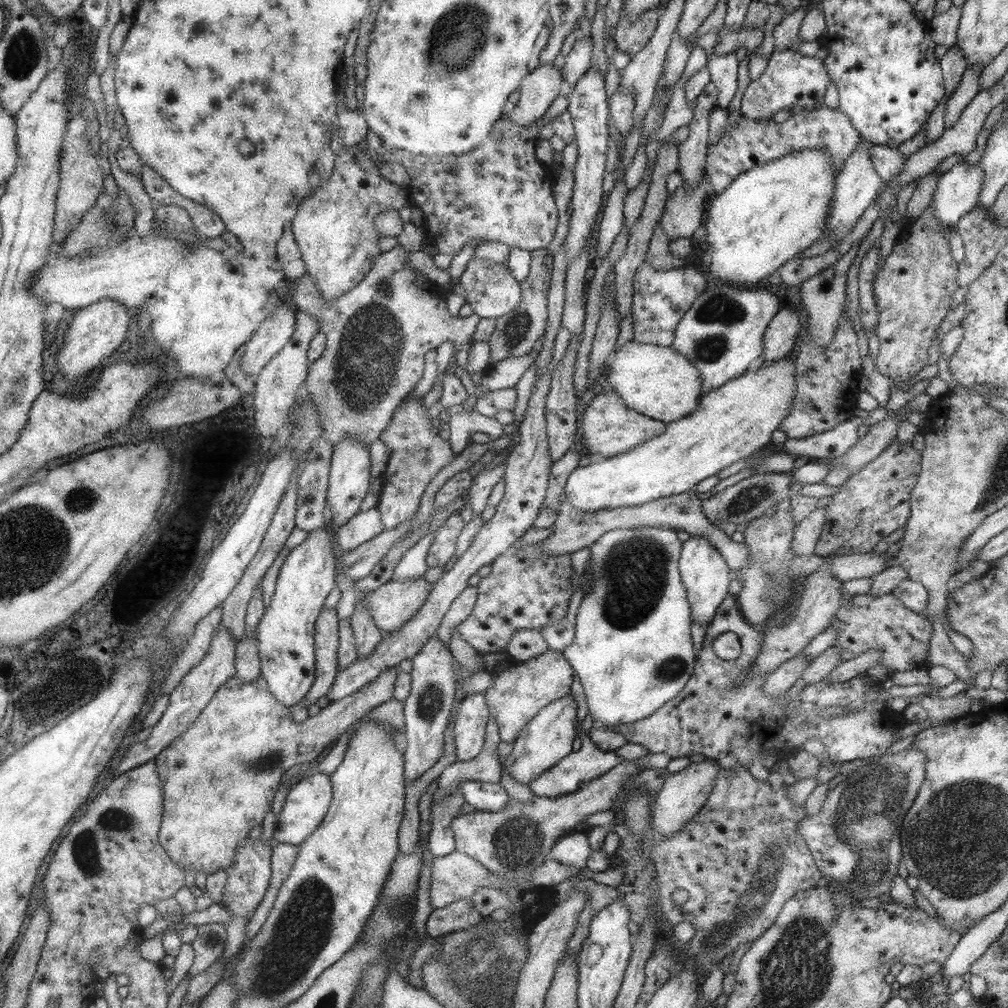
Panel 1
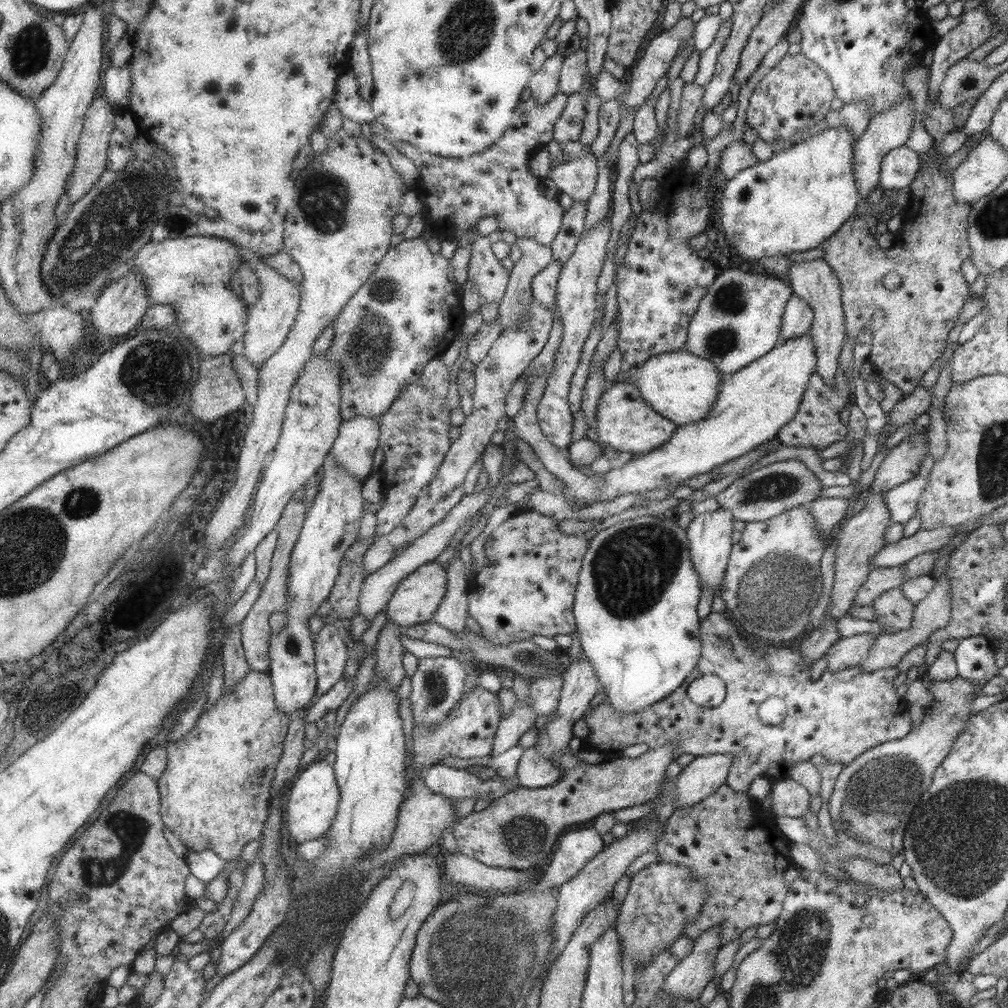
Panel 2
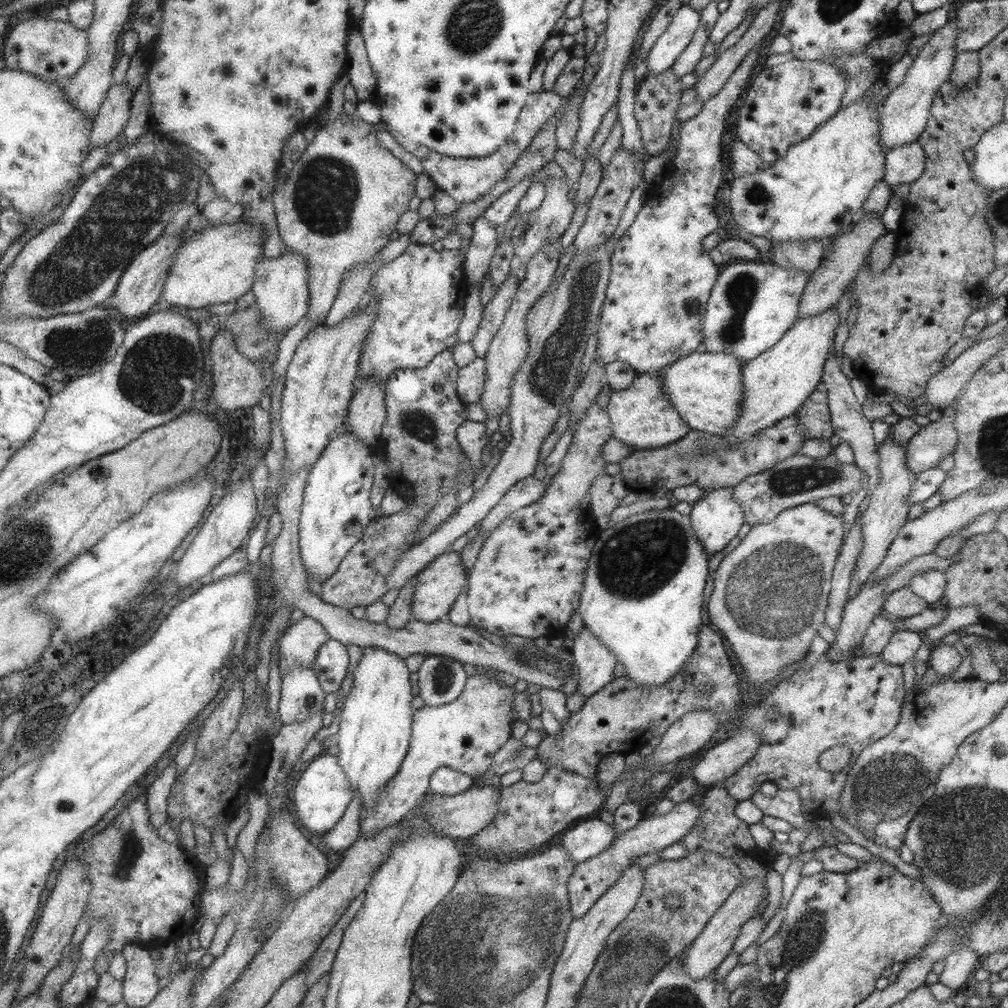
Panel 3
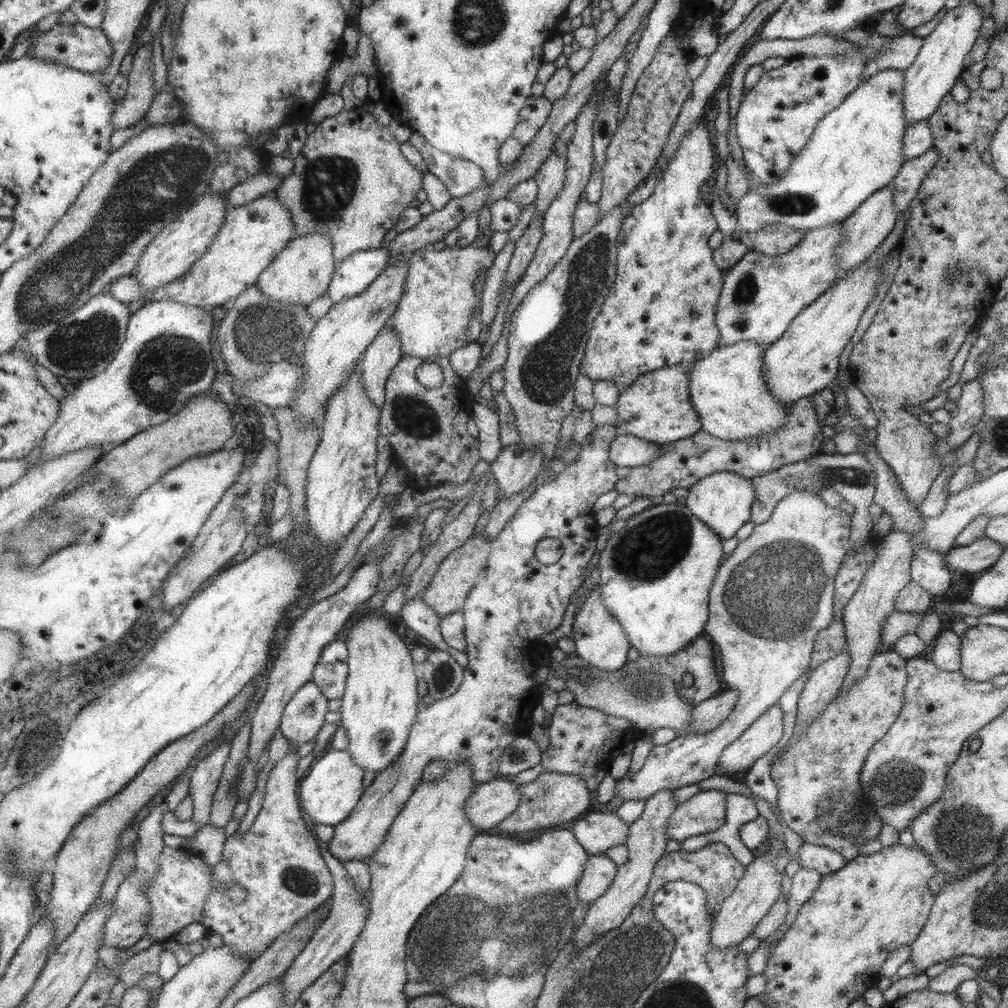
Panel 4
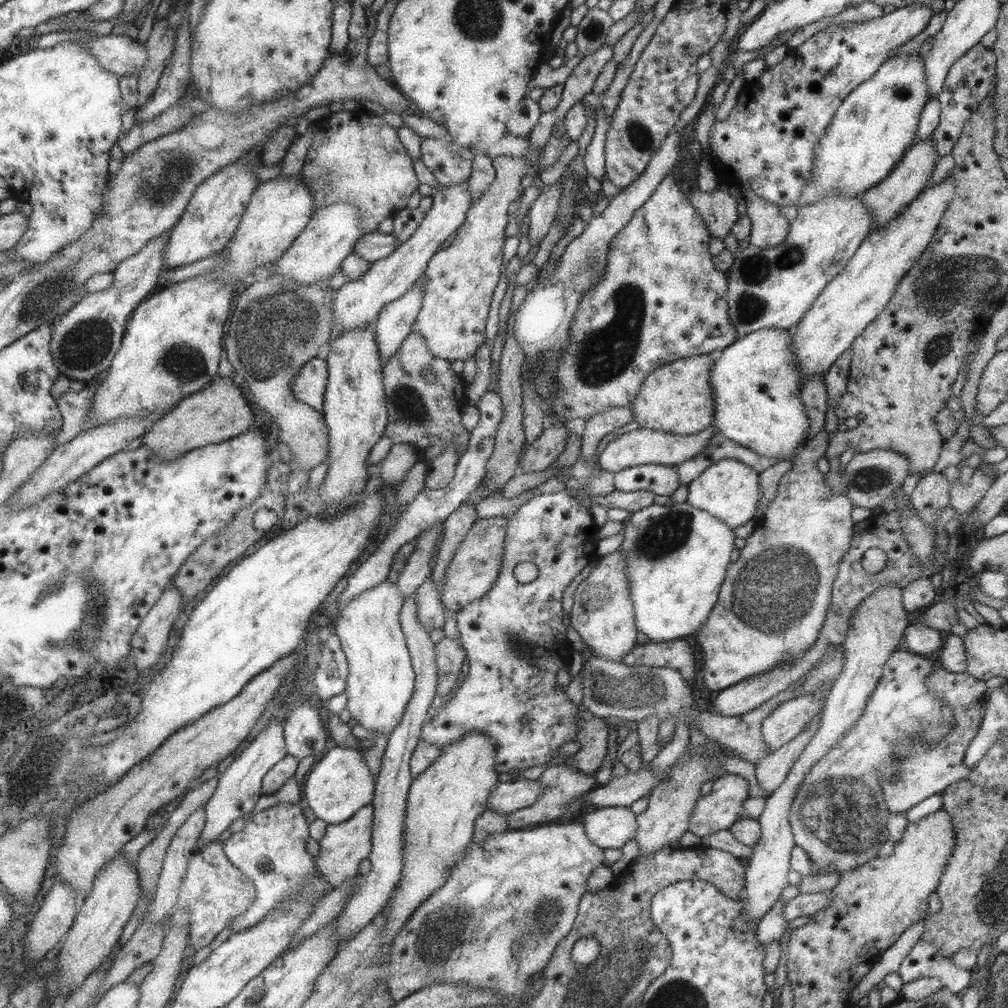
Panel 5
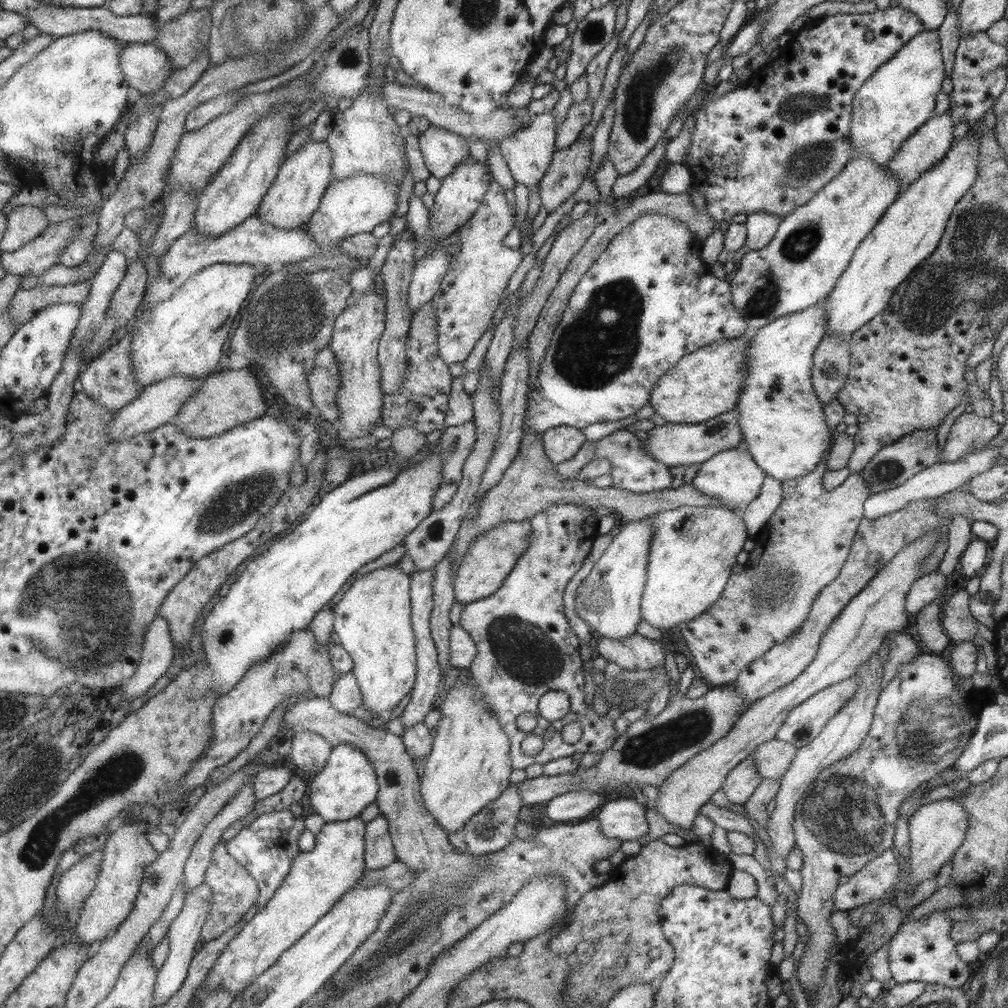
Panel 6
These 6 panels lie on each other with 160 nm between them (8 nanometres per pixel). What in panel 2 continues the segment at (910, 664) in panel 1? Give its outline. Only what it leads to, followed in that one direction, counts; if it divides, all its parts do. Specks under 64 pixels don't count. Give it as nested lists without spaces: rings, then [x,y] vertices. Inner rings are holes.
[[[899,588],[887,590],[871,605],[875,616],[873,622],[878,622],[885,634],[907,630],[912,620],[913,606],[913,602],[907,601]]]

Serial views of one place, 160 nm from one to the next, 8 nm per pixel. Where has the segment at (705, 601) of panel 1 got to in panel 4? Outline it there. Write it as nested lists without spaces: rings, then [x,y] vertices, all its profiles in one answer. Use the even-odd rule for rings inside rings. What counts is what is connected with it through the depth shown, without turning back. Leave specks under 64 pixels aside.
[[[720,470],[700,478],[687,489],[684,505],[704,525],[714,530],[720,539],[735,536],[735,532],[750,520],[750,508],[754,499],[753,485],[750,479],[731,471]]]

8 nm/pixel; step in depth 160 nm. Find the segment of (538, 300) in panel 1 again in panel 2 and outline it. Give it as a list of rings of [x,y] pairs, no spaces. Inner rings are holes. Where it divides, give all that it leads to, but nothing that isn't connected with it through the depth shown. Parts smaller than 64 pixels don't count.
[[[516,238],[514,243],[521,251],[521,256],[508,272],[505,292],[497,305],[502,330],[522,323],[524,310],[533,297],[531,277],[553,259],[551,247],[539,244],[533,238]]]

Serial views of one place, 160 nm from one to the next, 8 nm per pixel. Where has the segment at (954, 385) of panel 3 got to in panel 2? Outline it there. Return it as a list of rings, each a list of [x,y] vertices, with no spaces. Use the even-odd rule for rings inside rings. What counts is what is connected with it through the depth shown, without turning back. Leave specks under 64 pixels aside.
[[[917,384],[913,392],[903,396],[895,403],[887,415],[887,423],[891,422],[893,424],[890,434],[903,424],[913,423],[917,416],[926,412],[930,404],[931,388],[925,389],[923,386]]]

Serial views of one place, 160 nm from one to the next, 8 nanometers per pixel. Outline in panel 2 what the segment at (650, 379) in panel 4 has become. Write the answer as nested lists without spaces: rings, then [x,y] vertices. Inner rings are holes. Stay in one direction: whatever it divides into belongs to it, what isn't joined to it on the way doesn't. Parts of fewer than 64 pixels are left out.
[[[616,382],[608,386],[599,399],[595,430],[601,446],[611,446],[619,452],[641,455],[665,444],[678,426],[650,408],[632,383]]]

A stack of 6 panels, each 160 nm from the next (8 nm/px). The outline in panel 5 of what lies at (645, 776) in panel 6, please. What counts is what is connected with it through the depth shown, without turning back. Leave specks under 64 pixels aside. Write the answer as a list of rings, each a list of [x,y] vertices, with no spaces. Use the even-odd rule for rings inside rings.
[[[523,778],[500,782],[489,793],[486,809],[498,813],[510,813],[533,804],[542,796],[542,784]]]

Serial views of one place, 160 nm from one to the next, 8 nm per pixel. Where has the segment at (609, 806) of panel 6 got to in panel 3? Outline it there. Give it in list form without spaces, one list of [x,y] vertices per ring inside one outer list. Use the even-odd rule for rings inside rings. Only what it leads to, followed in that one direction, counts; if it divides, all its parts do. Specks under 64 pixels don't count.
[[[599,818],[584,819],[563,832],[560,843],[574,862],[583,862],[600,852],[607,850],[619,836],[613,826],[609,826]]]

